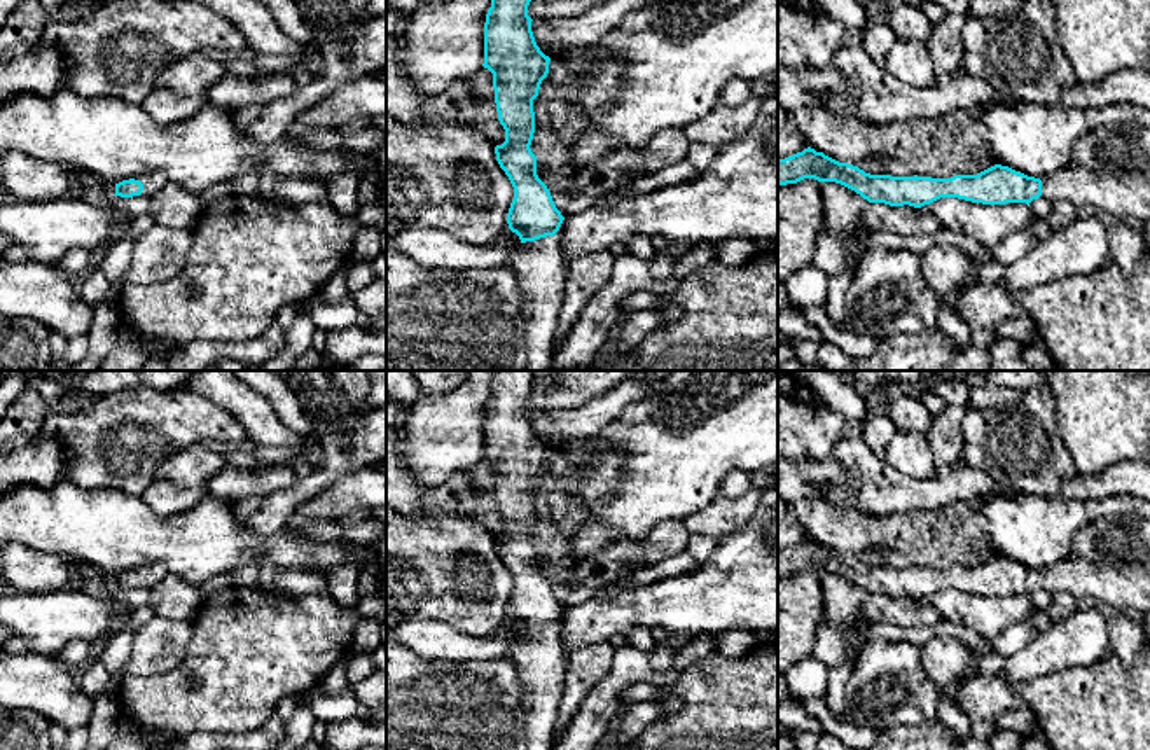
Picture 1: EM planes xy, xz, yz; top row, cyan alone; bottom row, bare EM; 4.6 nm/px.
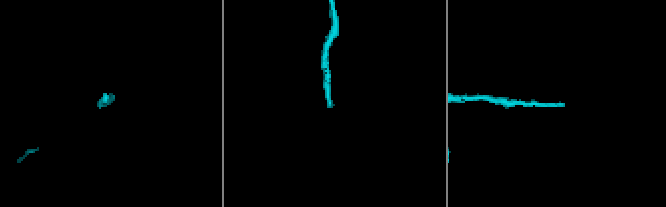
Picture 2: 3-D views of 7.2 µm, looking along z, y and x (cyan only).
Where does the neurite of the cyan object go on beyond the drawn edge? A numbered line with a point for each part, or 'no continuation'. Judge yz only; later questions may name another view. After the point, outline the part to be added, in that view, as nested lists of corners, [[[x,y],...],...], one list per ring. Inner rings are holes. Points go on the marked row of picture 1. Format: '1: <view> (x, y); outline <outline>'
1: yz (1122, 196); outline [[[1068,164],[1042,178],[1042,196],[1056,203],[1066,199],[1075,210],[1092,206],[1106,222],[1136,222],[1150,219],[1150,173],[1094,173]]]

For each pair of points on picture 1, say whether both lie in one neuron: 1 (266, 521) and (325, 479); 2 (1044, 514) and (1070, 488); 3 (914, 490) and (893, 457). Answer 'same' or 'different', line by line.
1: same
2: different
3: different

